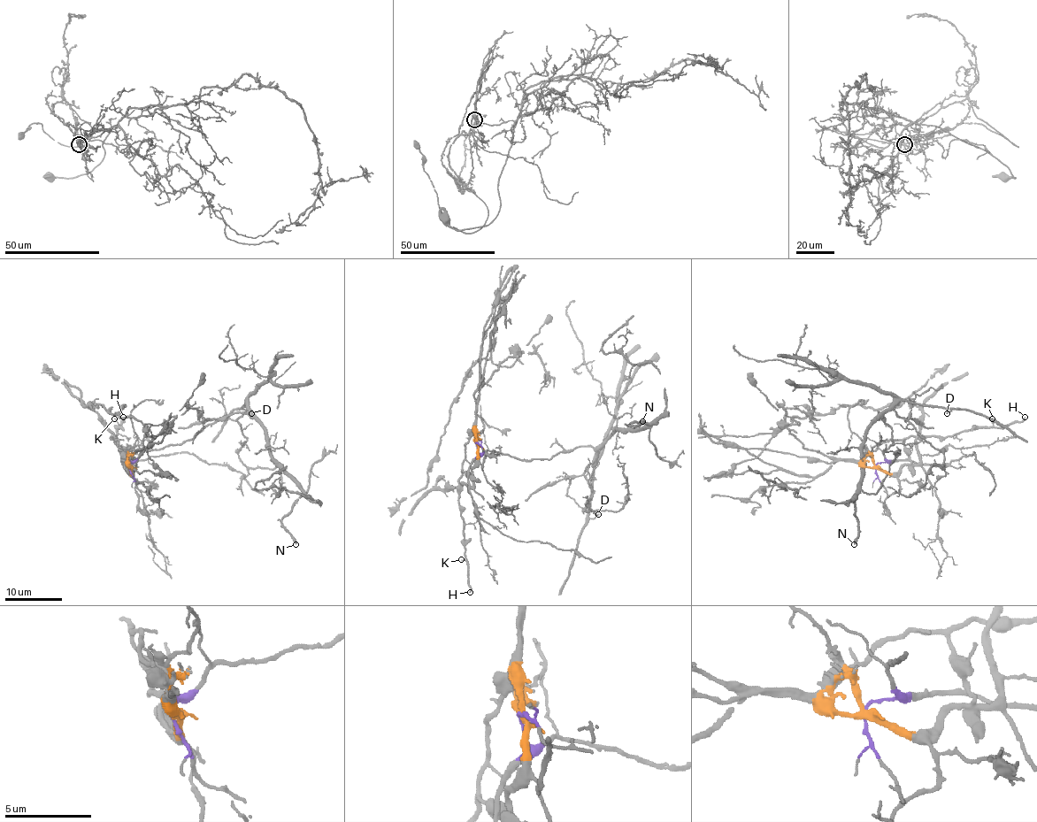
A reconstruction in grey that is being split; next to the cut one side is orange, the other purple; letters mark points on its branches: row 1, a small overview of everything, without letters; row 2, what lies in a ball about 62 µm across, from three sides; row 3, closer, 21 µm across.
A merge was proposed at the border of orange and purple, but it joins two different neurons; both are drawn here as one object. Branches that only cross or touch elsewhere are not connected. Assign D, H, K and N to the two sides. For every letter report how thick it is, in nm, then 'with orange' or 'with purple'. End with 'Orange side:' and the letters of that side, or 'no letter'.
D: 110 nm | with purple
H: 240 nm | with orange
K: 120 nm | with orange
N: 360 nm | with purple
Orange side: H, K

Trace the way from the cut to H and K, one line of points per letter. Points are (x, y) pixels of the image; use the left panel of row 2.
H: (129, 466), (128, 455), (112, 436), (124, 421), (122, 417)
K: (129, 466), (128, 455), (112, 436), (119, 425), (113, 418)

